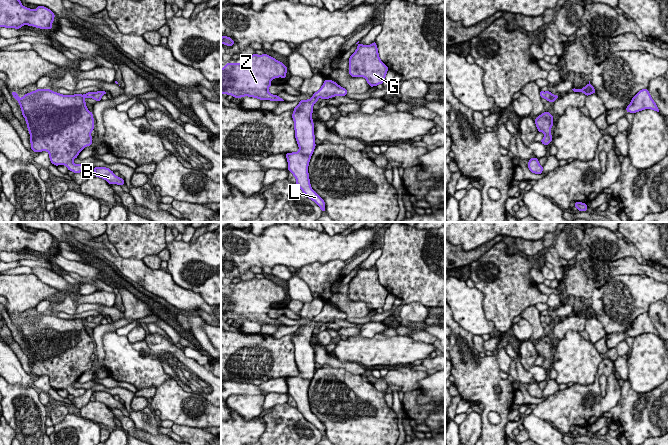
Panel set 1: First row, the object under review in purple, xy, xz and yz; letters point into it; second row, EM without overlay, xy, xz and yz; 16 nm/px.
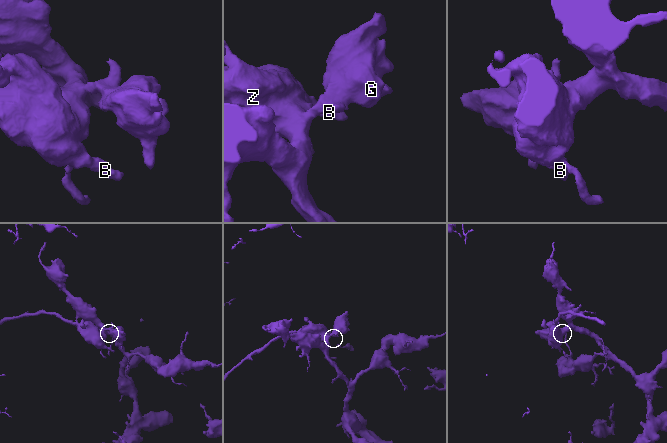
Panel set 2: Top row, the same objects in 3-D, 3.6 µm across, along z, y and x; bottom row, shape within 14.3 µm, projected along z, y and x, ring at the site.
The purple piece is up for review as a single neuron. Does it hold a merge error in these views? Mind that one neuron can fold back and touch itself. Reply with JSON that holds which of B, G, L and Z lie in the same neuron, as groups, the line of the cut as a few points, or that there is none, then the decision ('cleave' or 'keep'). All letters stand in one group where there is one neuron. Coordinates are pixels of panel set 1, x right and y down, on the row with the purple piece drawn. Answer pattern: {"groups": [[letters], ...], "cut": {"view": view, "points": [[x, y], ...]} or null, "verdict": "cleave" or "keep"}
{"groups": [["B", "G", "L", "Z"]], "cut": null, "verdict": "keep"}

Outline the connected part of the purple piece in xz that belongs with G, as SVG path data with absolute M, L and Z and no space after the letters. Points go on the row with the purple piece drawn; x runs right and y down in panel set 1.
M359 41L356 51L349 58L349 75L364 77L370 87L383 84L388 67L380 60L376 42L362 45Z

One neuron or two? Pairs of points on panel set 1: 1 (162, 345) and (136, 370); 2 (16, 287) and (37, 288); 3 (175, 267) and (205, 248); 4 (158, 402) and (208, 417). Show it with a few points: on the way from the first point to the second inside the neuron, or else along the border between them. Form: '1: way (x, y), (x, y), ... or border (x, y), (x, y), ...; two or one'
1: border (144, 339), (166, 373); two
2: way (21, 288), (32, 288); one
3: way (182, 262), (198, 255); one
4: way (170, 402), (187, 418), (196, 420); one

